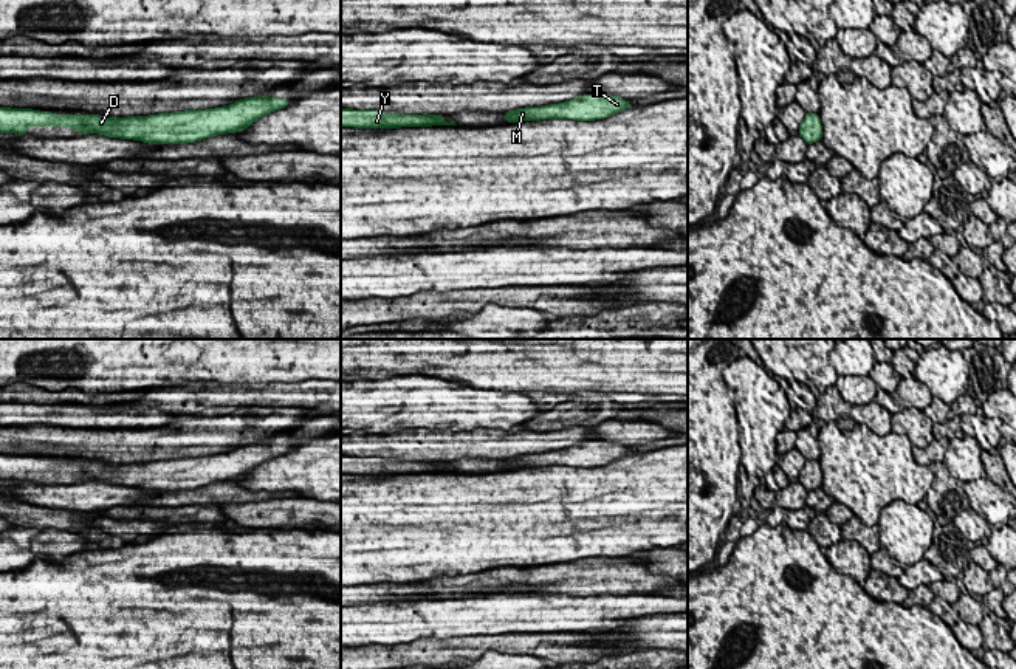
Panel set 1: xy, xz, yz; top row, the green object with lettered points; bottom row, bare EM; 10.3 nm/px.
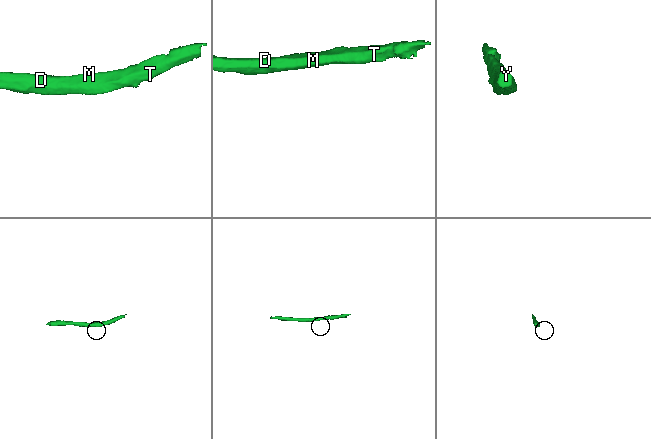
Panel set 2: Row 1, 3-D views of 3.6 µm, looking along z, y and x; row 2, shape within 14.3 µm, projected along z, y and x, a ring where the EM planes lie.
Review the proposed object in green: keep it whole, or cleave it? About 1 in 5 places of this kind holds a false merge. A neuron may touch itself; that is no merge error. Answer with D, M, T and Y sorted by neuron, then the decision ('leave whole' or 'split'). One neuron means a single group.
groups D M T Y; leave whole

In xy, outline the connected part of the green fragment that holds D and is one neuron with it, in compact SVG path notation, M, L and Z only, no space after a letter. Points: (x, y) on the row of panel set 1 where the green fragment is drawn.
M254 96L215 108L127 118L84 113L57 115L33 108L0 107L0 133L25 135L29 125L71 127L77 132L77 136L98 133L149 144L187 144L242 132L262 116L285 108L288 104L288 99Z

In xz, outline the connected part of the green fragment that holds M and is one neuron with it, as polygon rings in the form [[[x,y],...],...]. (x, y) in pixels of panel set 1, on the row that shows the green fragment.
[[[592,93],[559,104],[525,107],[503,113],[506,122],[541,119],[595,121],[604,119],[626,108],[632,108],[627,99],[613,94]]]

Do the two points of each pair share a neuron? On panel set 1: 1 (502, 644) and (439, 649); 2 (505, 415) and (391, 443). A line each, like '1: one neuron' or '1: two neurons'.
1: one neuron
2: two neurons

